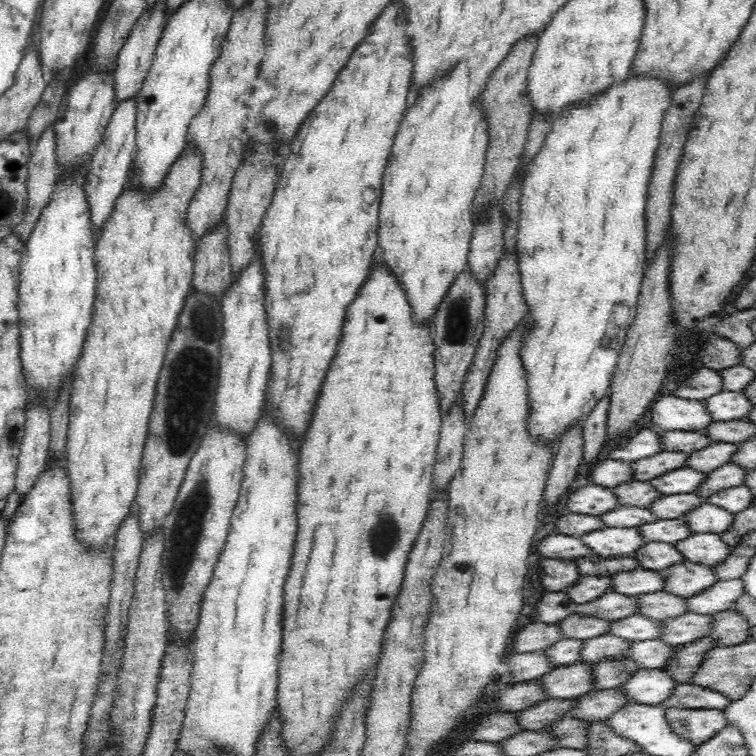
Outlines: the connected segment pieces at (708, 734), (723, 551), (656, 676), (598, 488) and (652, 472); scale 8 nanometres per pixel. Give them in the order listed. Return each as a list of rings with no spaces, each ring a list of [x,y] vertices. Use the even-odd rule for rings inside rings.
[[[670,707],[665,715],[672,732],[694,745],[708,742],[727,725],[723,710]]]
[[[693,533],[690,538],[676,542],[674,547],[685,557],[685,561],[712,568],[724,563],[732,553],[732,547],[718,533]]]
[[[640,668],[618,690],[630,698],[630,702],[658,706],[672,696],[677,682],[663,669]]]
[[[580,482],[575,485],[562,500],[562,505],[565,502],[566,508],[576,514],[597,517],[604,512],[612,512],[621,505],[612,489],[592,482],[585,482],[585,484]]]
[[[663,450],[654,456],[650,456],[650,458],[630,462],[630,467],[634,469],[634,480],[648,481],[652,478],[658,478],[662,474],[680,470],[680,468],[686,467],[686,462],[688,462],[688,454],[685,452]]]

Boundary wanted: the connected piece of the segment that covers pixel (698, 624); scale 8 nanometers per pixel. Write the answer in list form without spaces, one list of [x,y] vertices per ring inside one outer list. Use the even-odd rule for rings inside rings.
[[[687,612],[679,618],[664,620],[660,629],[660,641],[673,647],[690,644],[694,640],[706,637],[712,630],[712,615],[694,614]]]

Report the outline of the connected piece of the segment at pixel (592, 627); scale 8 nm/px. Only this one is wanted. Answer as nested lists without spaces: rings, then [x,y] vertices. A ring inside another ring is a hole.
[[[575,613],[564,618],[557,626],[561,627],[562,636],[566,639],[588,640],[588,638],[596,638],[596,636],[608,634],[611,622],[592,616],[580,616]]]

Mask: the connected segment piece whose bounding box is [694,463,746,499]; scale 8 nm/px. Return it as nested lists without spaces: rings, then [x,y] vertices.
[[[734,463],[724,464],[722,468],[706,473],[702,486],[698,486],[698,490],[694,490],[694,493],[706,499],[716,492],[744,485],[744,478],[746,478],[745,467]]]

